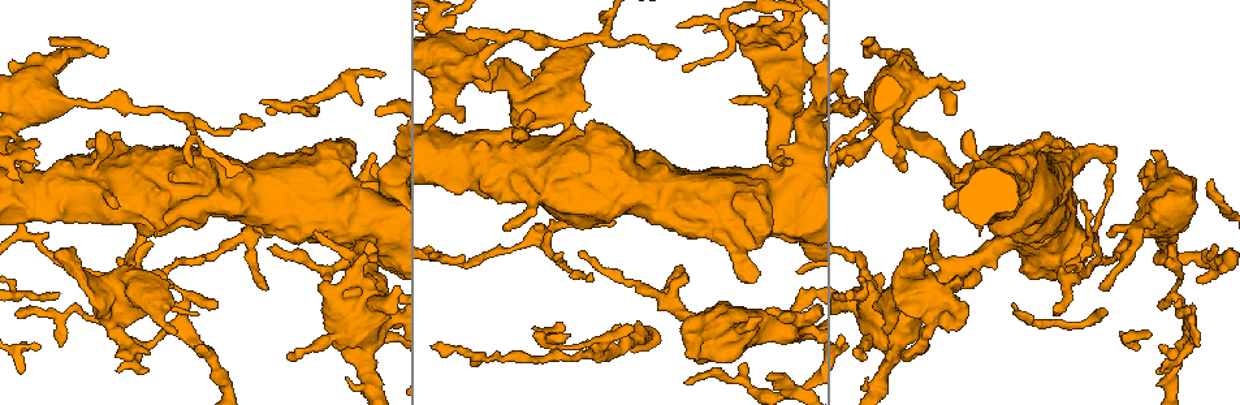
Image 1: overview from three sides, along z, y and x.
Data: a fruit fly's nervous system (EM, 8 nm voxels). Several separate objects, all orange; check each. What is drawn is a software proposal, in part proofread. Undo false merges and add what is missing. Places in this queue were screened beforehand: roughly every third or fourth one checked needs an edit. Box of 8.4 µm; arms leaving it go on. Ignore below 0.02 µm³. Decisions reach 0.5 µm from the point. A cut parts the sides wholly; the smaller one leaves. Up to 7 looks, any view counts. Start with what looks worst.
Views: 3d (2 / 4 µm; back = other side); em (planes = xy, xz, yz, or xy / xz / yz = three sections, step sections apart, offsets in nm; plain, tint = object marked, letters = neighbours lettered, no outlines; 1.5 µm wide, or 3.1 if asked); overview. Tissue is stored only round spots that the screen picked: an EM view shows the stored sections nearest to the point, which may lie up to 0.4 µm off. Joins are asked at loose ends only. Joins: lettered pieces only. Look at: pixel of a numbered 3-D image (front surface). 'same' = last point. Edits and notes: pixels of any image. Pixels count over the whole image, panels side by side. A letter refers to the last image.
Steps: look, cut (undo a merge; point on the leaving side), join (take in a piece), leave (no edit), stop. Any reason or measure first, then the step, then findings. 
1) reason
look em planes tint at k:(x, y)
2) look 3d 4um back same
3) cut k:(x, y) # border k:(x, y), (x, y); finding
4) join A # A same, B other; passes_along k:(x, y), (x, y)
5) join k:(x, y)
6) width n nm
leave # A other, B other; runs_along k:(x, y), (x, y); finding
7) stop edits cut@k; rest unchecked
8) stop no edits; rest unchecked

branch point
look em xy step 4 tint at 1:(537, 231)

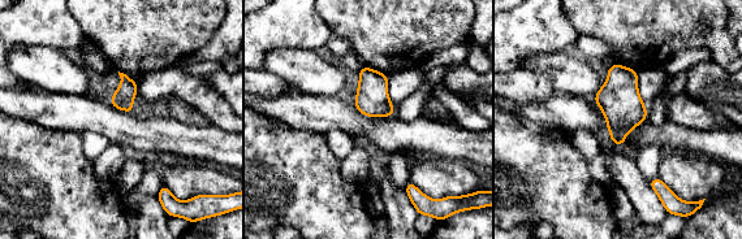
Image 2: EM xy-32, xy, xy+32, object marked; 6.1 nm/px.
cut it another way
look em planes tint same

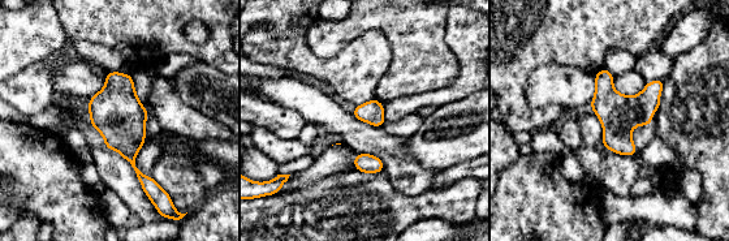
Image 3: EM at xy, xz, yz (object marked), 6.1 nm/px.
look em planes letters same

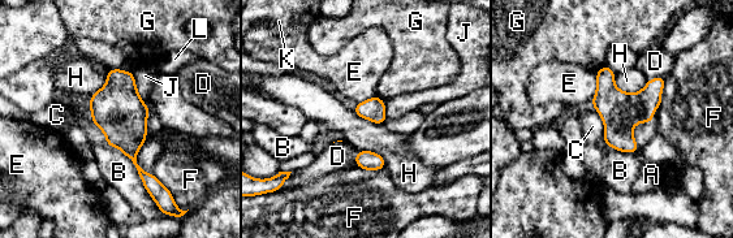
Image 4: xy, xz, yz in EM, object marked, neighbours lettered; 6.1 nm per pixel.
longest_contact B 480 nm
leave # A other, B other, C other, D other, E other, F other, G other, H other, J other, K other, L other; border 4:(591, 104), (603, 122), (604, 145); continuous, no second neuron

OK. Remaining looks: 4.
an open end
look 3d 4um at 1:(168, 307)

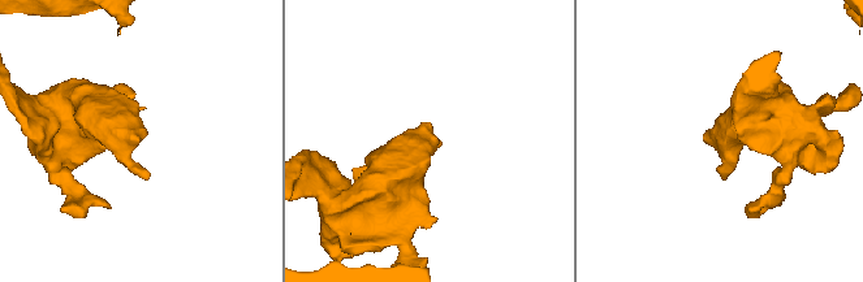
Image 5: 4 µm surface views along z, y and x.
shape alone is not enough
look em planes letters at 5:(705, 141)

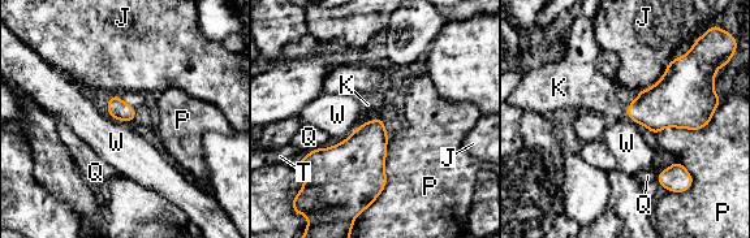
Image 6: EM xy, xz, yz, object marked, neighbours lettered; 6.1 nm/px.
join 6:(593, 91) # J other, K same, P other, Q other, T other, W other; passes_along 6:(666, 104), (628, 111), (593, 91); it goes on there

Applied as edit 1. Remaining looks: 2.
stop edits join@6; rest unchecked

